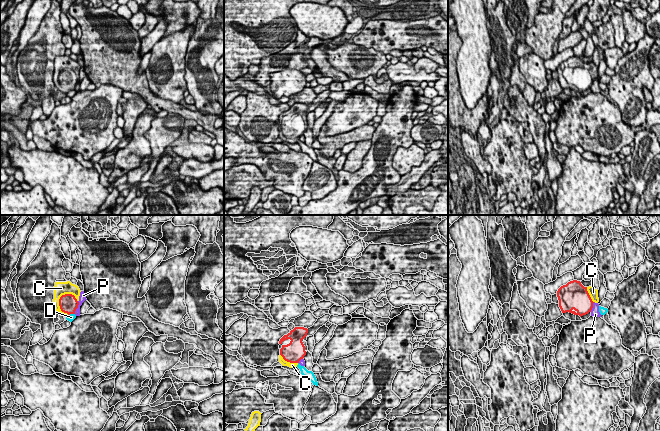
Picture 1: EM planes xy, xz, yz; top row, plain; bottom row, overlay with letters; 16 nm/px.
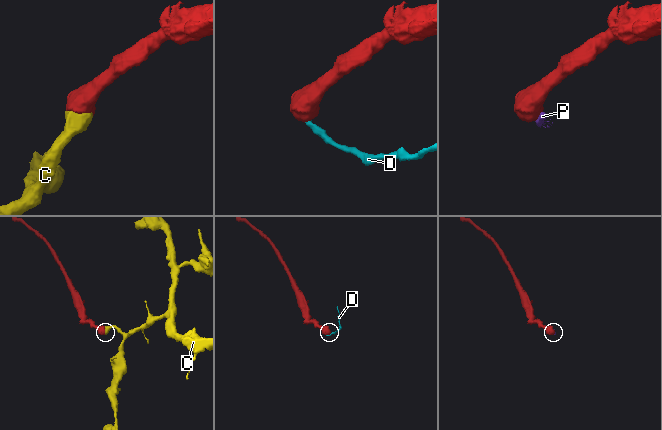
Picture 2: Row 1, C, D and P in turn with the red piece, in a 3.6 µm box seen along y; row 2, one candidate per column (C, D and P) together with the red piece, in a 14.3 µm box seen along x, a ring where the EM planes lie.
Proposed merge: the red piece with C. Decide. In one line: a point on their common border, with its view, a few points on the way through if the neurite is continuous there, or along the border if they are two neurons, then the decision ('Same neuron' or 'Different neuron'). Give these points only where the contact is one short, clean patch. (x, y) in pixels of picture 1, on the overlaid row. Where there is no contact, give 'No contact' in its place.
Touches red at xy (59, 305). Same neuron

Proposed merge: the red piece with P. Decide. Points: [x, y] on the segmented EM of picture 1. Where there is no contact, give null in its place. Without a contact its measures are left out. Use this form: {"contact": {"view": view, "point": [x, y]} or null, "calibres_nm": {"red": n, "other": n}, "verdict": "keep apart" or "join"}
{"contact": {"view": "xy", "point": [77, 307]}, "calibres_nm": {"red": 300, "other": 120}, "verdict": "keep apart"}

